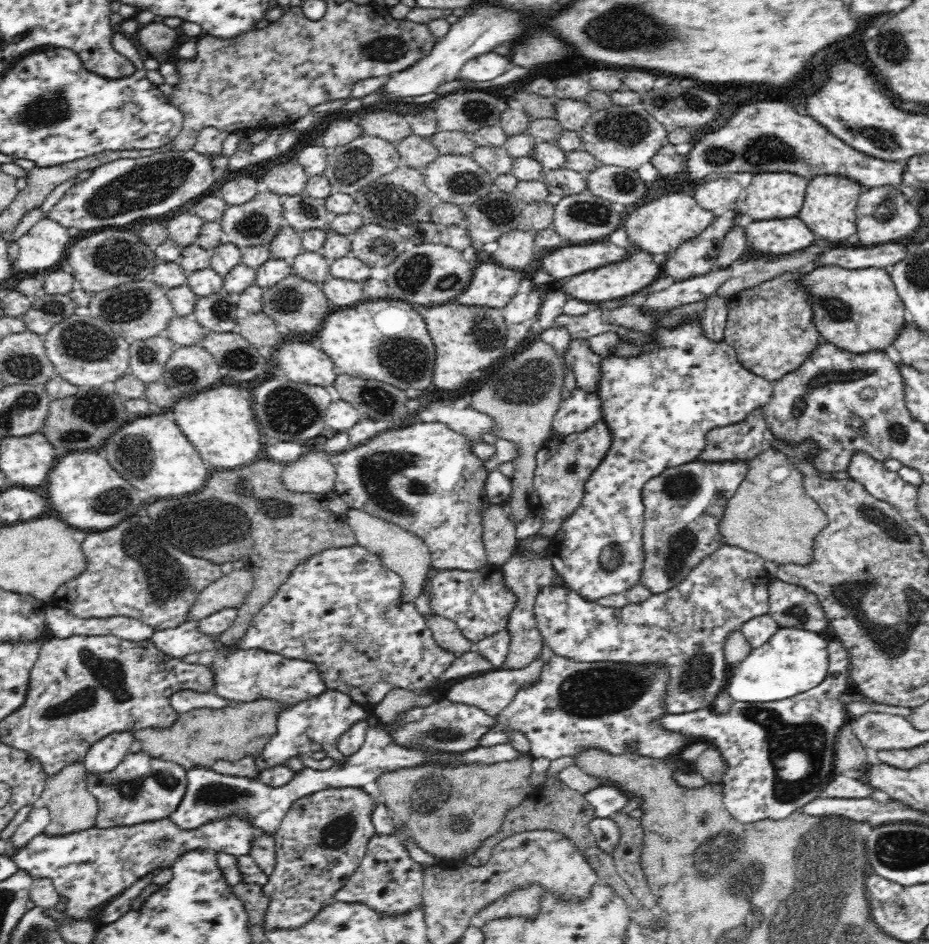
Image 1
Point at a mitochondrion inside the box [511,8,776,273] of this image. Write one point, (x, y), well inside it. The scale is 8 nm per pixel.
(622, 126)

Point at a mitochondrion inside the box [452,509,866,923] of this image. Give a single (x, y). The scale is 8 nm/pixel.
(800, 749)

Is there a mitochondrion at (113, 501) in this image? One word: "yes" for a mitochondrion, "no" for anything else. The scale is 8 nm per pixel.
yes

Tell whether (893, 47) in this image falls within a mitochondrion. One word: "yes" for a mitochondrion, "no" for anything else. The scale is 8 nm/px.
yes

